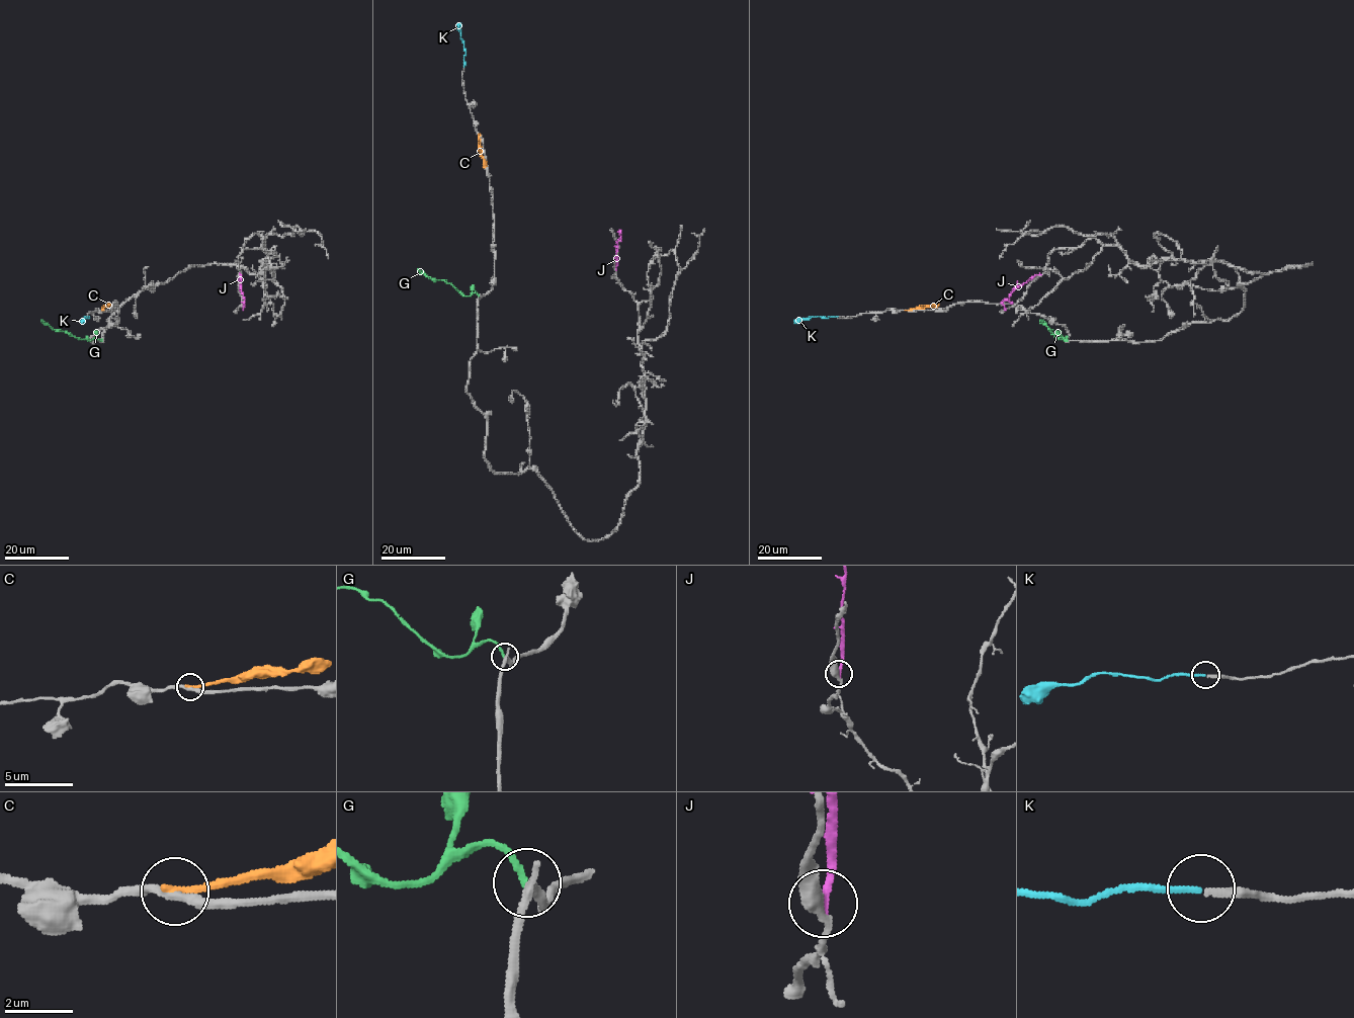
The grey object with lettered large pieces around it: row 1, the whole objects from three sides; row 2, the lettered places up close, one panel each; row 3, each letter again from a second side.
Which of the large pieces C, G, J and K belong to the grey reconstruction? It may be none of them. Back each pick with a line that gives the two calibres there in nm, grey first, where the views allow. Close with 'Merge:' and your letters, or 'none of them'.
K: 220 nm thick on the grey side, 180 nm on the other
Merge: K

